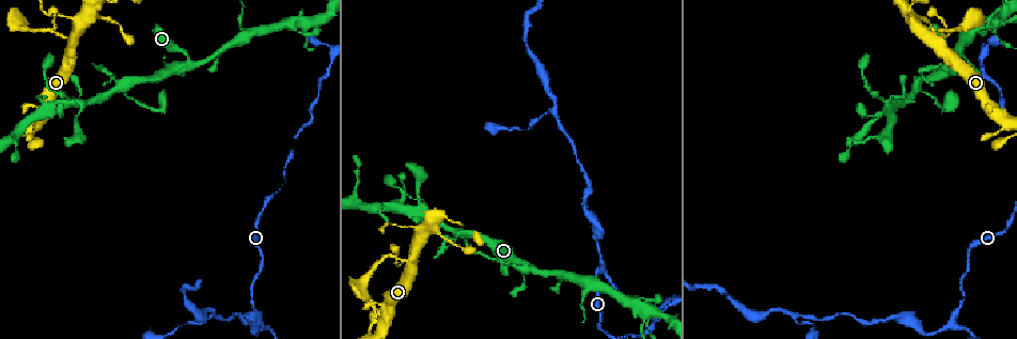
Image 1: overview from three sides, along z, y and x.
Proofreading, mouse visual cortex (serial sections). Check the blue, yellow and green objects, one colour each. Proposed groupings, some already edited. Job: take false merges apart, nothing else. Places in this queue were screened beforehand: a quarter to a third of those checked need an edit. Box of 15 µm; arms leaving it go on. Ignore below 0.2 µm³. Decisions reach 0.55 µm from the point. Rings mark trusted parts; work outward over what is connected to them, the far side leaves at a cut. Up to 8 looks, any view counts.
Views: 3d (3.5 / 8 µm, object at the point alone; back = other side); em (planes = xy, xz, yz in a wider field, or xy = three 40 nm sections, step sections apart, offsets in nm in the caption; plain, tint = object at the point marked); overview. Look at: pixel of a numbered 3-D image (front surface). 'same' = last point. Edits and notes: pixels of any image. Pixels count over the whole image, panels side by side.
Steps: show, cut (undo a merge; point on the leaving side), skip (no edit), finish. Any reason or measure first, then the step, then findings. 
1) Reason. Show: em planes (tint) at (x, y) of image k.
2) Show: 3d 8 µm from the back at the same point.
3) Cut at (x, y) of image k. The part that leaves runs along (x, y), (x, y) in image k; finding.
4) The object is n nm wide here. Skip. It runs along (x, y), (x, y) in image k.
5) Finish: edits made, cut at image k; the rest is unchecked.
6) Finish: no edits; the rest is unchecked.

Branch point. Show: 3d 8 µm at (530, 268) of image 1.

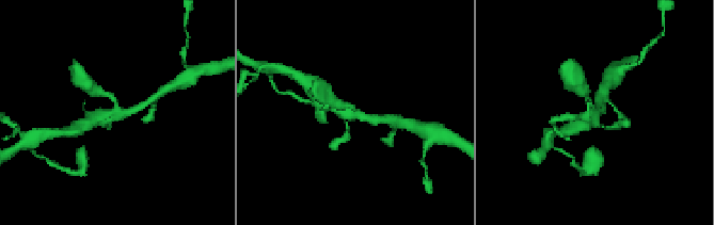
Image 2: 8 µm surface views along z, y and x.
Show: 3d 3.5 µm from the back at (356, 113) of image 2.

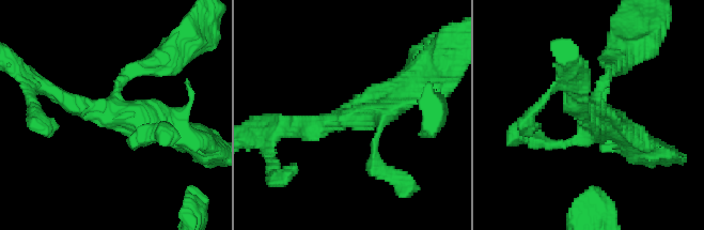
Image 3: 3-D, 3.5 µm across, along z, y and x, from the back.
Show: em xy step 2 (tint) at (356, 107) of image 3.

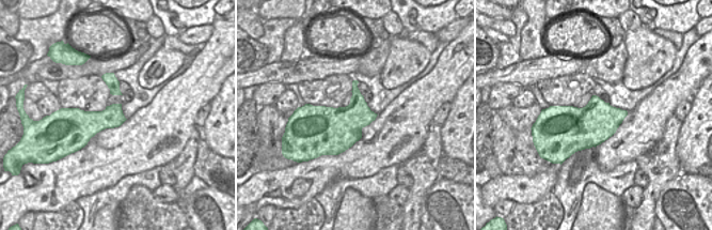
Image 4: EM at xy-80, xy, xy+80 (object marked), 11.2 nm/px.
The object is 480 nm wide here. Skip. It runs along (158, 62), (129, 73), (115, 105), (175, 128) in image 3; one cell here.

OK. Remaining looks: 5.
Arms part here. Show: 3d 8 µm at (915, 85) of image 1.

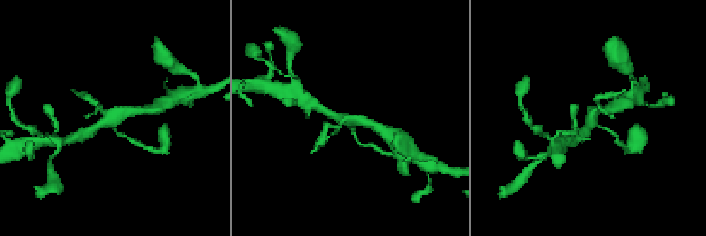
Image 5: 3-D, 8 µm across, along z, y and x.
Zoom in. Show: 3d 3.5 µm at (115, 120) of image 5.

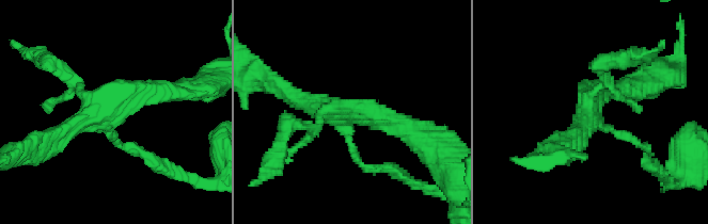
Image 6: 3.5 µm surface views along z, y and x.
Show: em xy step 2 (tint) at (109, 112) of image 6.

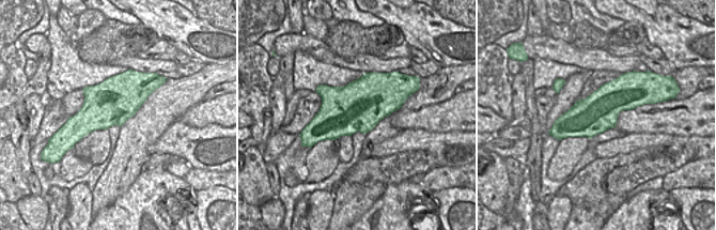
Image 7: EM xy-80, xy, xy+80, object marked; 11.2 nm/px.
The object is 550 nm wide here. Skip. It runs along (170, 90), (121, 96), (49, 139) in image 6; continuous, no second cell.

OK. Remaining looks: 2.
Branch point. Show: 3d 3.5 µm at (602, 267) of image 1.

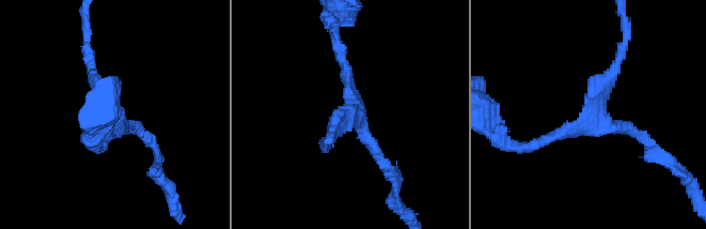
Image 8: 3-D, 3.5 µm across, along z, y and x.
Need the tissue. Show: em xy step 1 (tint) at (351, 114) of image 8.

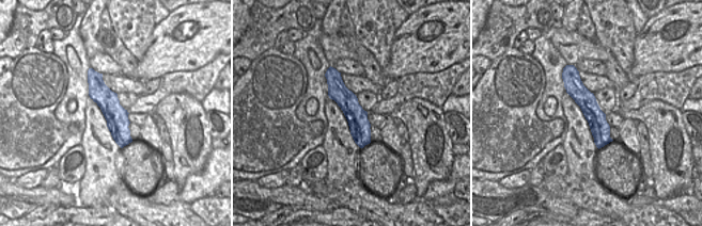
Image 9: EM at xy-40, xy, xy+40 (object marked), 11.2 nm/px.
Skip. It runs along (574, 70), (601, 144) in image 9; one cell here.

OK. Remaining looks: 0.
Finish: no edits; the rest is unchecked.

